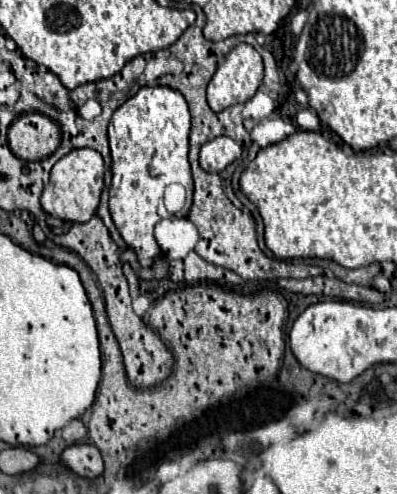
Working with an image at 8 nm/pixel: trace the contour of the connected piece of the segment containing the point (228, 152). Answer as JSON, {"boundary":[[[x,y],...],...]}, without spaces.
{"boundary":[[[218,136],[214,140],[208,140],[200,150],[200,166],[206,172],[222,172],[228,164],[232,164],[236,158],[240,158],[242,150],[240,146],[228,138]]]}

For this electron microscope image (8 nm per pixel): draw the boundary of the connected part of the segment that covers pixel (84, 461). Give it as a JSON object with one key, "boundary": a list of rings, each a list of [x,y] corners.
{"boundary":[[[74,444],[64,450],[62,460],[78,476],[86,476],[86,478],[96,478],[104,470],[102,456],[98,448],[94,448],[94,444]]]}

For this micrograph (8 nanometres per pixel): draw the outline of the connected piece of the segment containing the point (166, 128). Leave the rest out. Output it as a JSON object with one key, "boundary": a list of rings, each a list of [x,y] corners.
{"boundary":[[[144,86],[128,98],[114,114],[108,126],[112,150],[112,184],[110,184],[110,214],[124,238],[136,252],[142,266],[162,260],[158,244],[154,244],[154,224],[166,218],[162,192],[168,184],[180,182],[186,188],[186,206],[180,216],[188,216],[194,202],[194,180],[188,162],[190,112],[184,96],[168,86]]]}

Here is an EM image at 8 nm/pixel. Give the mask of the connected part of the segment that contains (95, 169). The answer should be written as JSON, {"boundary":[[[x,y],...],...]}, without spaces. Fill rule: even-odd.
{"boundary":[[[92,148],[72,150],[70,154],[60,158],[50,172],[49,182],[44,186],[40,198],[43,210],[62,220],[88,222],[98,208],[100,194],[104,188],[105,172],[106,166],[100,152],[96,152]]]}

